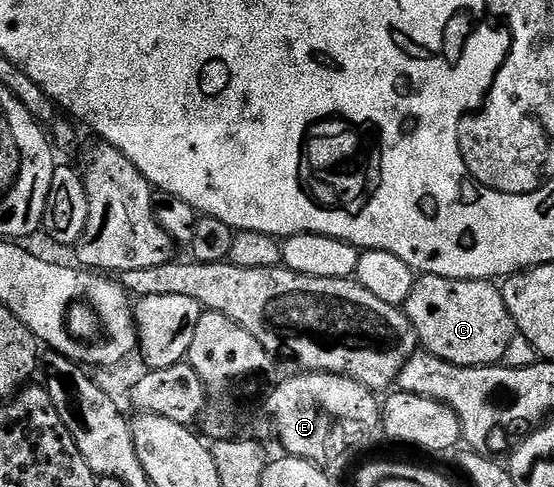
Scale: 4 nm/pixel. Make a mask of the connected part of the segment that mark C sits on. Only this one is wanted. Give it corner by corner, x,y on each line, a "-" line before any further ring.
419,275
405,310
419,334
422,350
453,365
493,367
504,362
511,342
517,339
515,322
503,300
502,290
485,279
446,279

